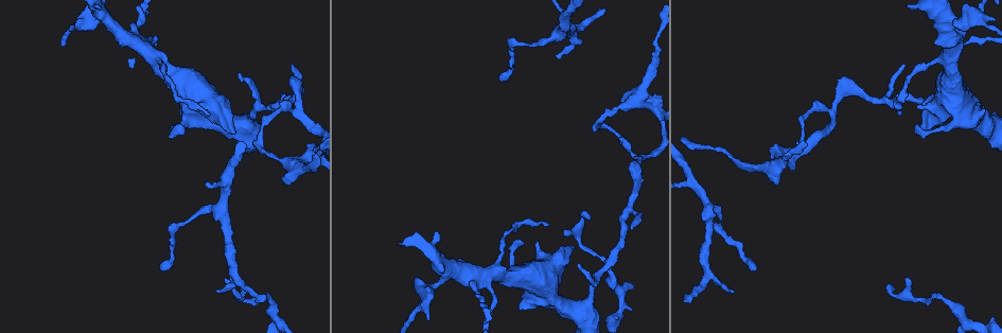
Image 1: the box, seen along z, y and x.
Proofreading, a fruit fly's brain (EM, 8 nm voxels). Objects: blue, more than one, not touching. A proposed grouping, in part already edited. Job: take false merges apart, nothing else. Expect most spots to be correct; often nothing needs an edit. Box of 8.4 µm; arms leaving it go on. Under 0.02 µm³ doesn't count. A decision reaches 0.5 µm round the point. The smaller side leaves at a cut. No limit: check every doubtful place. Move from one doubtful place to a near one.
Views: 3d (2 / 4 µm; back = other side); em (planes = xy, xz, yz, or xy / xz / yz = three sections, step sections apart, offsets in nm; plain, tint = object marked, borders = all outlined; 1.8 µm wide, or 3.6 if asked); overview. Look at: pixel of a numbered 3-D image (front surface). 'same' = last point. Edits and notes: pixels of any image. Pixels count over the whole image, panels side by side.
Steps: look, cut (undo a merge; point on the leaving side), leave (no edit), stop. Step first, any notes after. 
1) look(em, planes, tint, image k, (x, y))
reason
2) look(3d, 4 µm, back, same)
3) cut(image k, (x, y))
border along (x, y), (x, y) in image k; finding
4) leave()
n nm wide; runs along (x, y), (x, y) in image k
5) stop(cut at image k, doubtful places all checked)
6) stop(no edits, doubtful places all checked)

look(em, planes, plain, image 1, (709, 211))

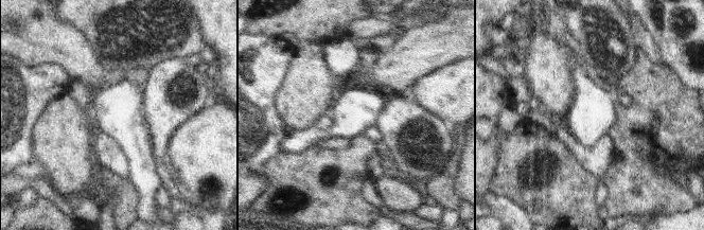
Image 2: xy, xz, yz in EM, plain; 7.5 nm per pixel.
look(em, planes, tint, same)
where the object lies

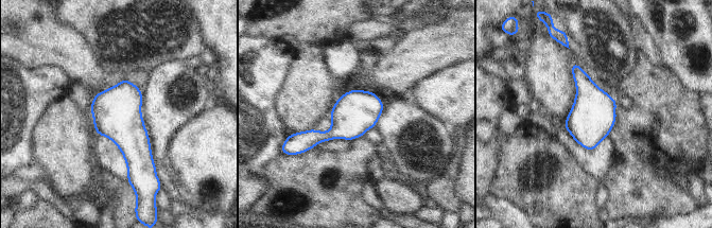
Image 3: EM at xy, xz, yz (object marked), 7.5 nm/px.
leave()
all the same neuron

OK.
look(3d, 4 µm, back, image 1, (226, 180))

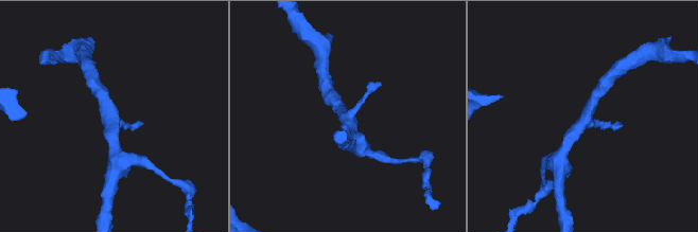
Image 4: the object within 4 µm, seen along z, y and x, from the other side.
look(em, yz, step 8, tint, image 4, (585, 120))

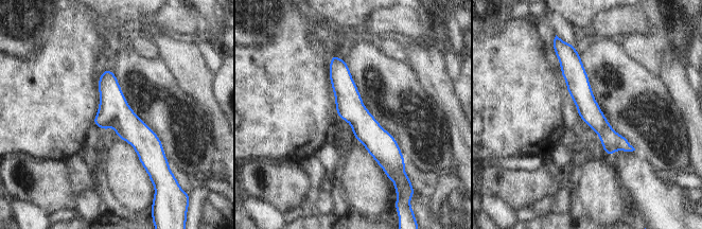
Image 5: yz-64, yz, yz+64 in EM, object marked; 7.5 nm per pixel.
leave()
170 nm wide; runs along (334, 58), (349, 106), (386, 165) in image 5; one neuron here

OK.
look(3d, 4 µm, back, image 1, (263, 149))

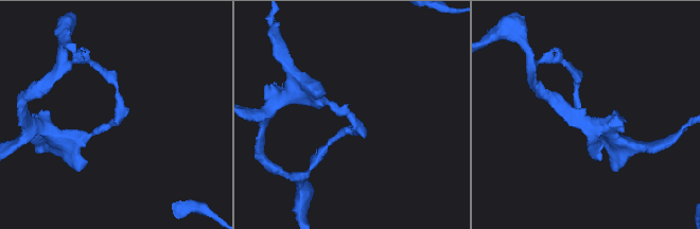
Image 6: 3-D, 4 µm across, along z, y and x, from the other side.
look(em, yz, step 8, tint, image 6, (115, 121))

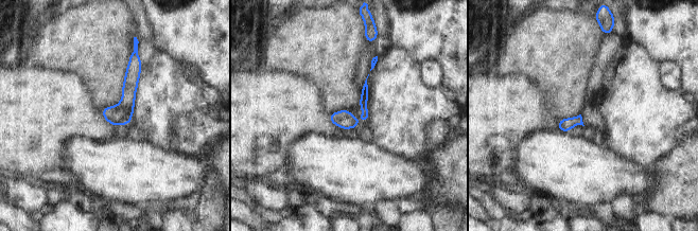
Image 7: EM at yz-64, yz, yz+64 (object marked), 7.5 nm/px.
leave()
runs along (135, 59), (127, 103), (117, 123) in image 7; continuous, no second neuron

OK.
look(3d, 4 µm, image 1, (298, 107))
a fork

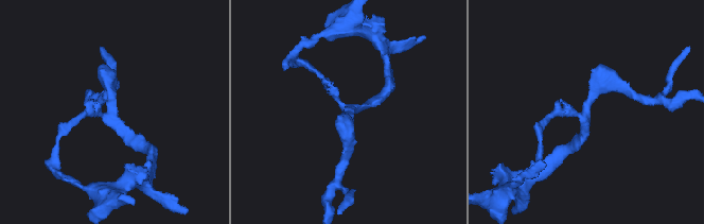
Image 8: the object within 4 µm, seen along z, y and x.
look(em, planes, tint, image 8, (110, 116))
3 arms

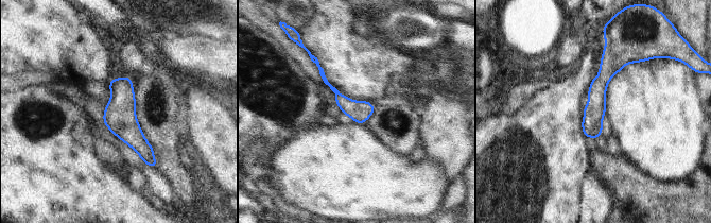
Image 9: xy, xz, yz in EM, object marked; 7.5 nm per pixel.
leave()
runs along (115, 81), (121, 121), (153, 165) in image 9; one neuron here

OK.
look(em, planes, plain, image 1, (485, 277))
thin arm on a thick one

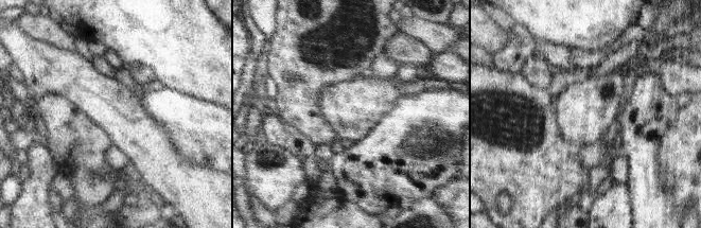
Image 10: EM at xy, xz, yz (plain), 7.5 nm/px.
look(em, planes, borders, same)
see the neighbours

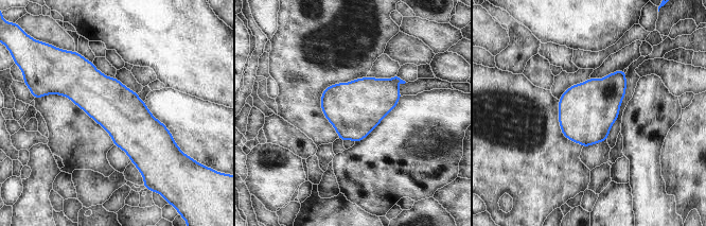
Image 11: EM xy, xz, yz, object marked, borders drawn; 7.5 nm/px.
leave()
runs along (56, 90), (91, 90), (171, 143) in image 11; all the same neuron

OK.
stop(no edits, doubtful places all checked)

